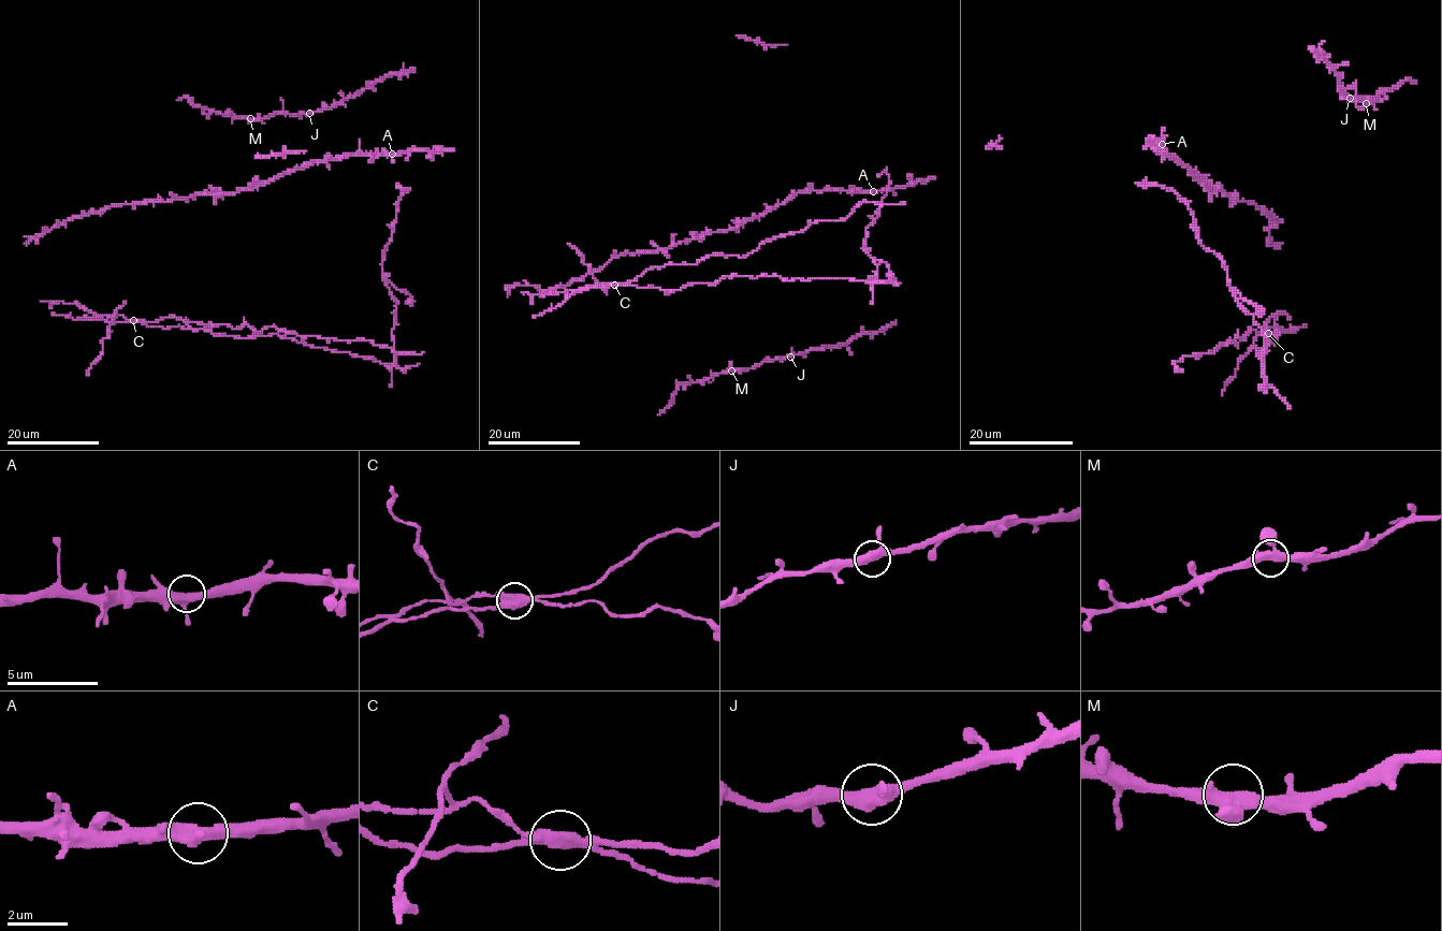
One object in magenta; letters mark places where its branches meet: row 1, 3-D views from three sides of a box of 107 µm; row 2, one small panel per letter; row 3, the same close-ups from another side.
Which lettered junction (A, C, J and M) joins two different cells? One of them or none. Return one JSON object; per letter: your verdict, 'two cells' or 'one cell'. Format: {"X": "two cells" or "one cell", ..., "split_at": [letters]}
{"A": "one cell", "C": "two cells", "J": "one cell", "M": "one cell", "split_at": ["C"]}

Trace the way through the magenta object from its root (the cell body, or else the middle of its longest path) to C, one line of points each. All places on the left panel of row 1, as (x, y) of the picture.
C: (384, 274), (395, 301), (392, 364), (312, 348), (276, 334), (238, 338), (133, 320)

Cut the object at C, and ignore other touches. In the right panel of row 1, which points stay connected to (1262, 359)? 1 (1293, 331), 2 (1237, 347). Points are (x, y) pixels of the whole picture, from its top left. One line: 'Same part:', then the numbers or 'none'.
Same part: none

